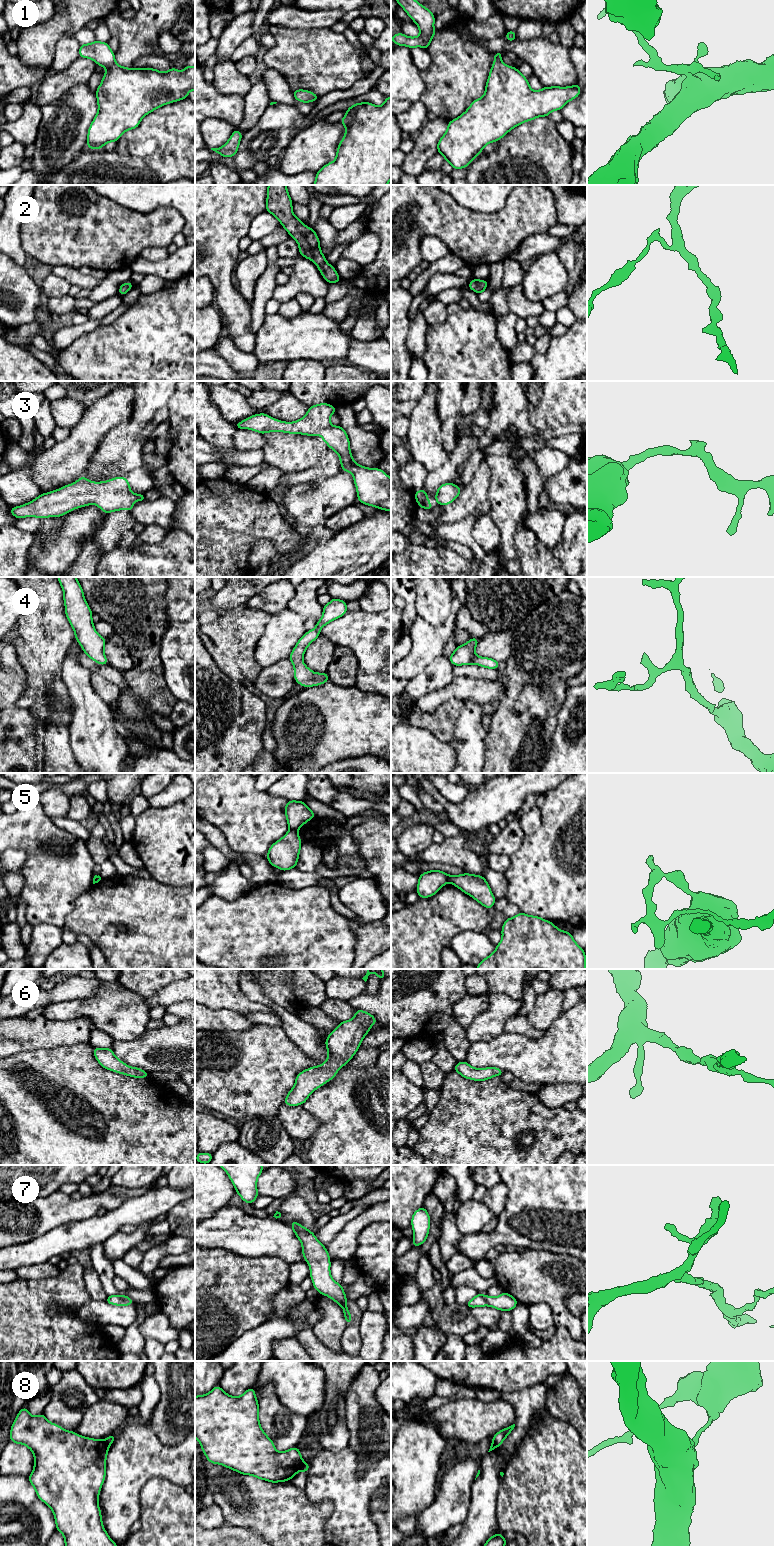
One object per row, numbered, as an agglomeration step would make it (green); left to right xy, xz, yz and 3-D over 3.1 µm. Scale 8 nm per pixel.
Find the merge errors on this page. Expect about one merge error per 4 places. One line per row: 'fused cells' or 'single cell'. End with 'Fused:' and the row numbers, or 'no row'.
1: single cell
2: single cell
3: single cell
4: single cell
5: fused cells
6: single cell
7: single cell
8: fused cells
Fused: 5, 8

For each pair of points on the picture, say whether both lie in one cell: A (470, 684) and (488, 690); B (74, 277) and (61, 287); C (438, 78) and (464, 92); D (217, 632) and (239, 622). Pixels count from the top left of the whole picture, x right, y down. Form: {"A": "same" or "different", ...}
{"A": "same", "B": "different", "C": "same", "D": "same"}

